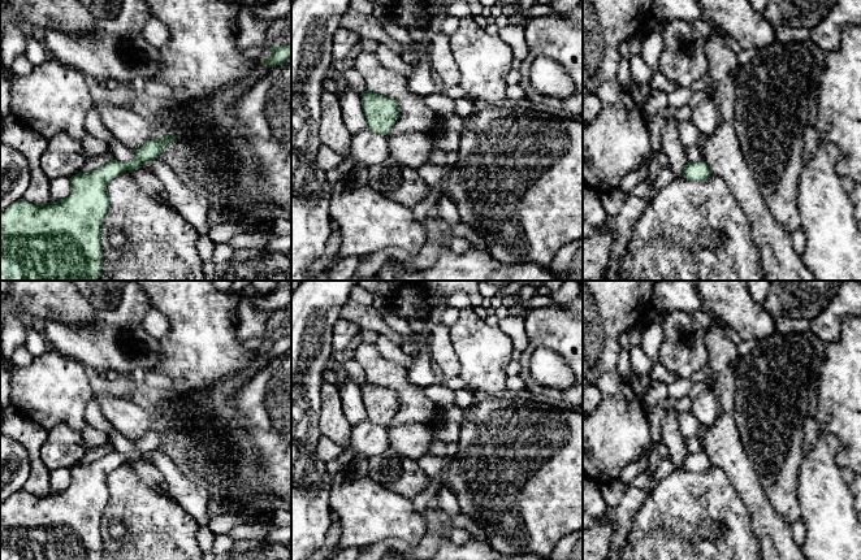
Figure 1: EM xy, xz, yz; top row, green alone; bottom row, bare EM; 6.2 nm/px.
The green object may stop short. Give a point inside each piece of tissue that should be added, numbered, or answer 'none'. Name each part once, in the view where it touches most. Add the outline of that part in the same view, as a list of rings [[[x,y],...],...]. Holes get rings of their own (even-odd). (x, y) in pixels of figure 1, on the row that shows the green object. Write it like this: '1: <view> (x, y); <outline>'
none

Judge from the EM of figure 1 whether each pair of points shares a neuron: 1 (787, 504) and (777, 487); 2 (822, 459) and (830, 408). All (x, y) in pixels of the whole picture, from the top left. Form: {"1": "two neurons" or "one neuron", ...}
{"1": "one neuron", "2": "two neurons"}

